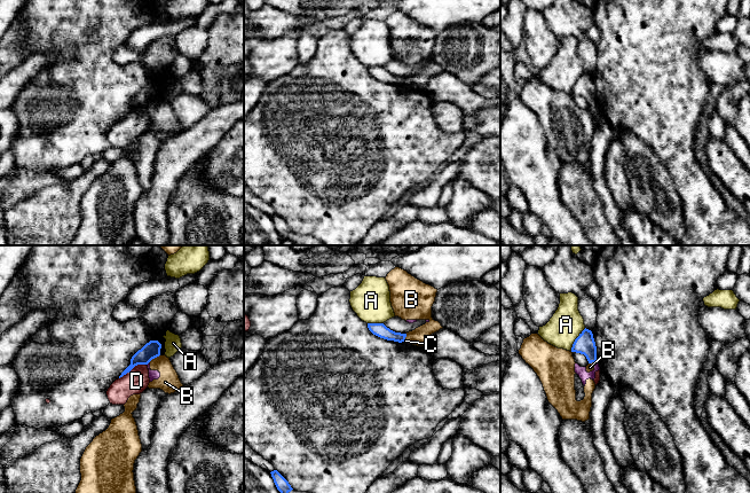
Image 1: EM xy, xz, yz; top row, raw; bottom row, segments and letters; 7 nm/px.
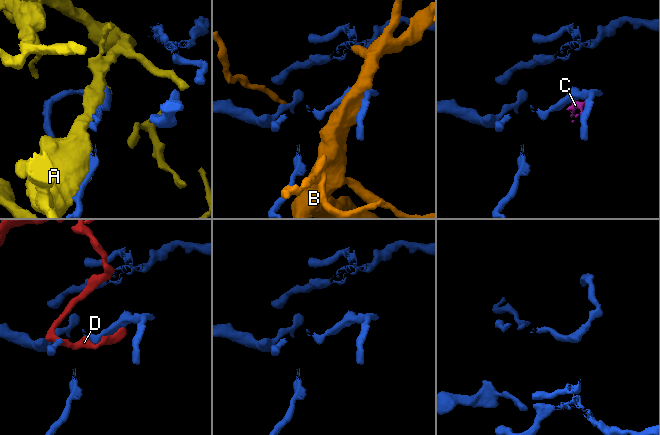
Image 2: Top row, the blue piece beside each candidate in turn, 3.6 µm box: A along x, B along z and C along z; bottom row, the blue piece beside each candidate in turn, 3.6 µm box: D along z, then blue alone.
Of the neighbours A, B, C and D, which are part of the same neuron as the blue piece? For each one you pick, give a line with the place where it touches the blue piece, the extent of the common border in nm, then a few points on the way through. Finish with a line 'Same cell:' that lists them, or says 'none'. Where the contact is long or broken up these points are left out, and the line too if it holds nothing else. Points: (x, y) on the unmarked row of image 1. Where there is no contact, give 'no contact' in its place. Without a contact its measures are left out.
Same cell: none

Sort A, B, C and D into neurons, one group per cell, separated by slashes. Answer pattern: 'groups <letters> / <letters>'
groups A / B C / D

